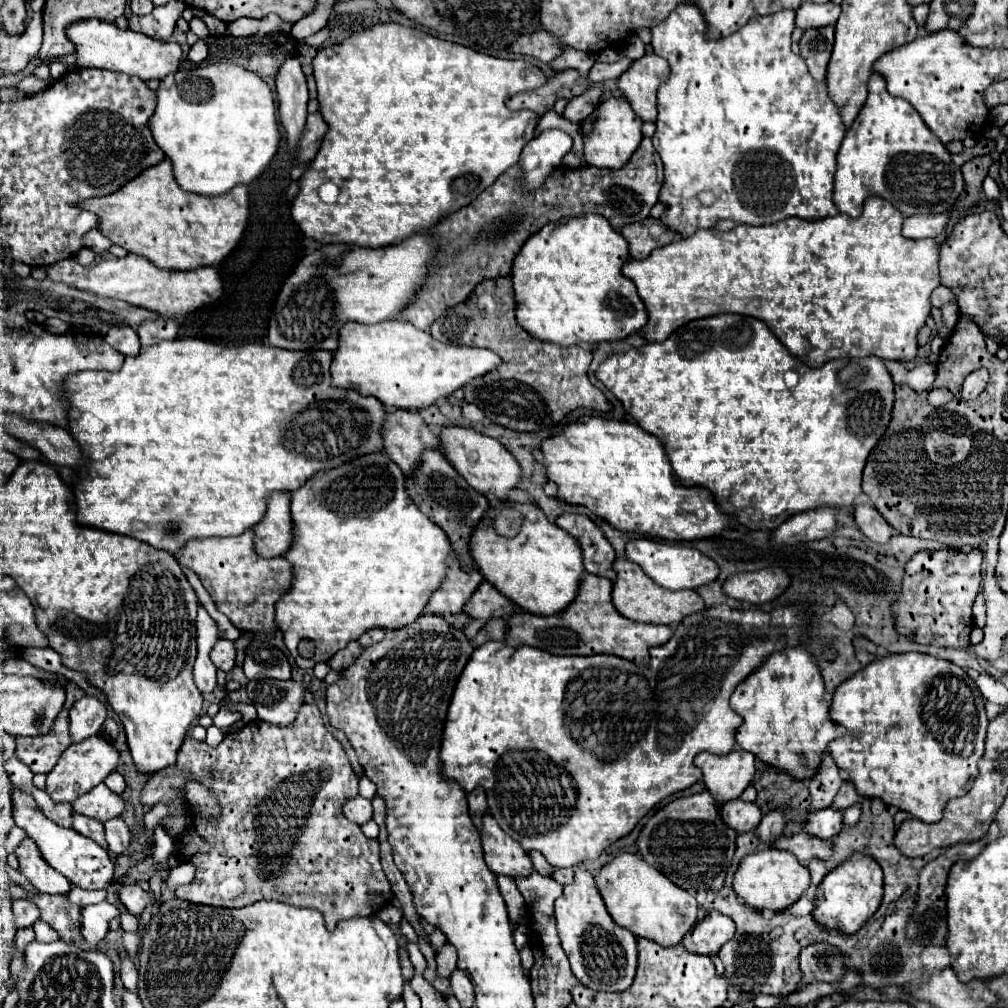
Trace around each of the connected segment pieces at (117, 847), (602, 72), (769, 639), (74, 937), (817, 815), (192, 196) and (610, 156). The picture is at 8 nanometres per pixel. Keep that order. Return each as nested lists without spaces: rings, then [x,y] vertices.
[[[115,817],[115,819],[107,819],[103,825],[105,825],[105,839],[109,843],[109,851],[113,851],[117,855],[127,853],[131,833],[129,833],[129,827],[125,825],[125,821],[121,817]]]
[[[623,57],[615,63],[605,63],[601,65],[601,61],[597,61],[591,71],[589,71],[589,81],[607,81],[607,79],[619,79],[629,67],[631,67],[633,59]]]
[[[717,605],[711,609],[703,609],[697,615],[689,615],[683,619],[683,623],[677,625],[673,639],[669,639],[665,645],[651,649],[651,667],[637,667],[631,661],[625,661],[621,657],[613,655],[591,655],[591,657],[557,657],[543,649],[535,647],[511,647],[505,641],[487,641],[485,645],[477,647],[463,669],[463,675],[459,679],[459,687],[455,687],[455,695],[451,699],[451,707],[447,713],[447,723],[443,731],[443,743],[441,743],[441,759],[443,759],[443,773],[449,779],[455,779],[461,783],[463,791],[473,791],[477,785],[485,787],[489,813],[497,819],[497,823],[511,835],[515,841],[523,845],[525,851],[539,851],[547,857],[547,861],[553,867],[573,867],[579,861],[593,861],[601,855],[603,849],[607,849],[617,839],[625,837],[645,815],[651,807],[655,807],[665,797],[683,791],[691,787],[695,781],[703,777],[699,767],[693,765],[693,759],[701,751],[709,753],[729,753],[735,745],[735,731],[741,725],[741,717],[729,707],[729,697],[735,691],[737,683],[743,681],[753,667],[763,663],[763,659],[773,653],[781,651],[785,647],[793,645],[805,645],[799,633],[799,625],[803,625],[803,617],[797,607],[785,607],[775,609],[773,613],[765,615],[759,609],[749,611],[735,611],[727,605]]]
[[[9,883],[9,897],[11,901],[27,899],[35,903],[41,911],[41,919],[49,923],[57,933],[59,941],[67,945],[81,945],[85,943],[81,935],[81,911],[83,905],[75,905],[67,899],[67,895],[47,895],[47,893],[27,893],[21,885]]]
[[[829,807],[821,809],[821,811],[813,811],[813,813],[809,813],[803,829],[823,841],[829,841],[835,835],[839,835],[839,831],[843,829],[841,811],[833,811]]]
[[[165,159],[163,163],[149,167],[147,171],[143,171],[143,175],[139,175],[139,179],[127,183],[123,191],[117,191],[115,195],[107,197],[87,199],[81,203],[81,207],[99,215],[99,229],[115,245],[123,247],[129,253],[149,259],[159,269],[179,269],[179,271],[219,265],[237,247],[249,221],[249,193],[245,185],[233,187],[227,195],[221,197],[203,197],[197,193],[183,191],[175,181],[171,159]]]
[[[625,97],[605,99],[581,125],[587,165],[607,167],[607,169],[621,169],[631,159],[631,155],[637,151],[637,147],[643,139],[641,125],[643,125],[643,121],[635,115],[631,103]]]

